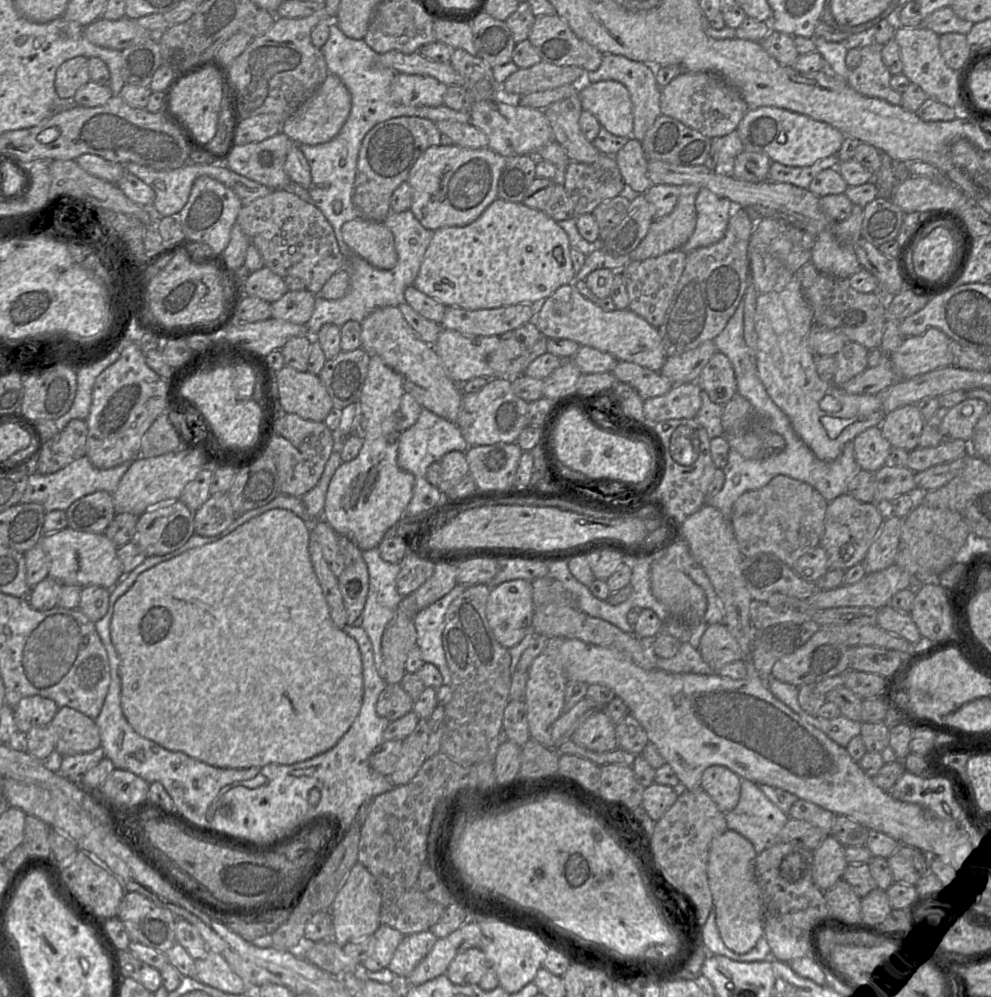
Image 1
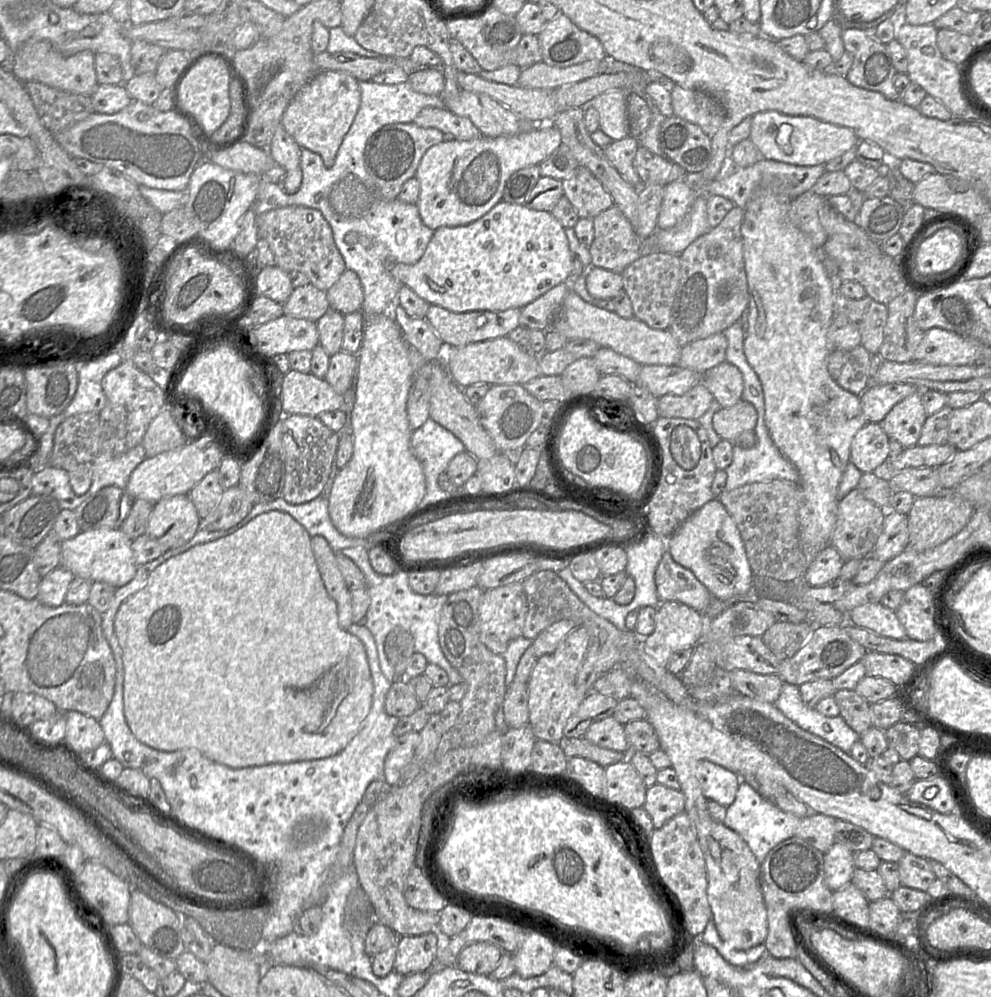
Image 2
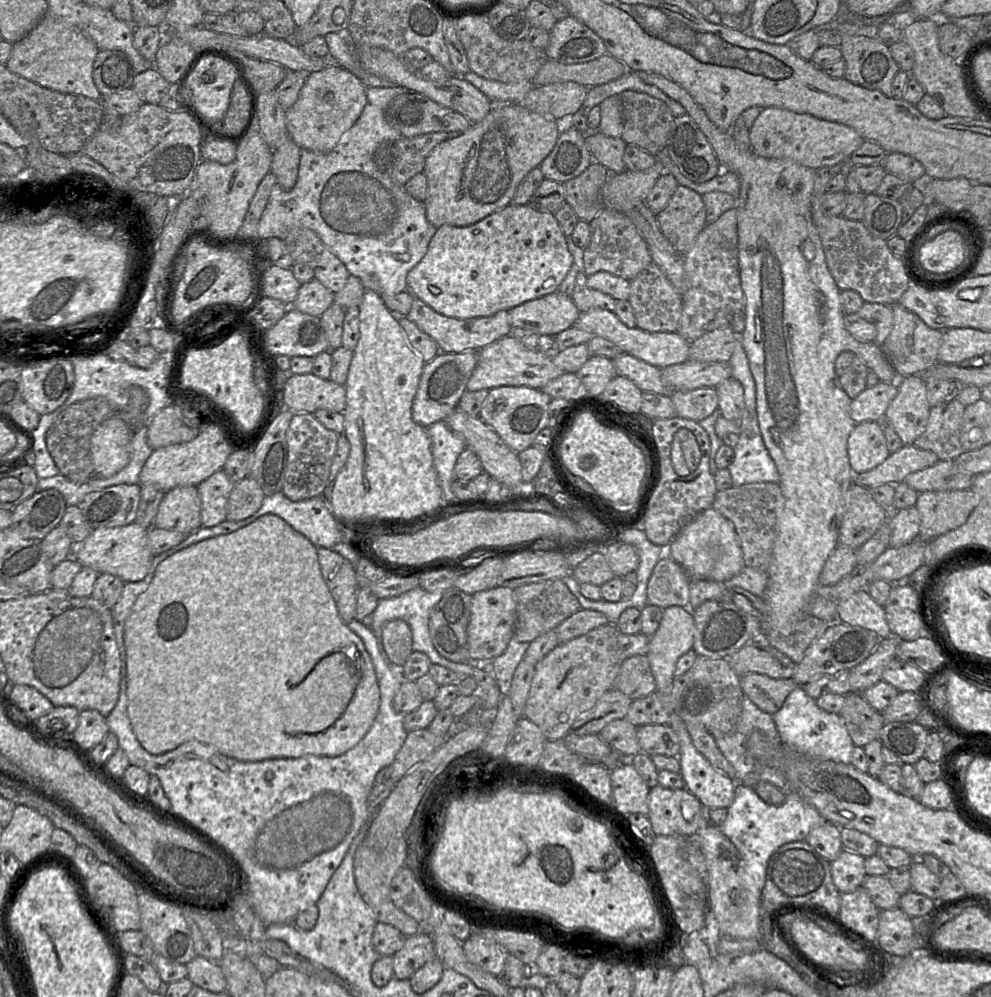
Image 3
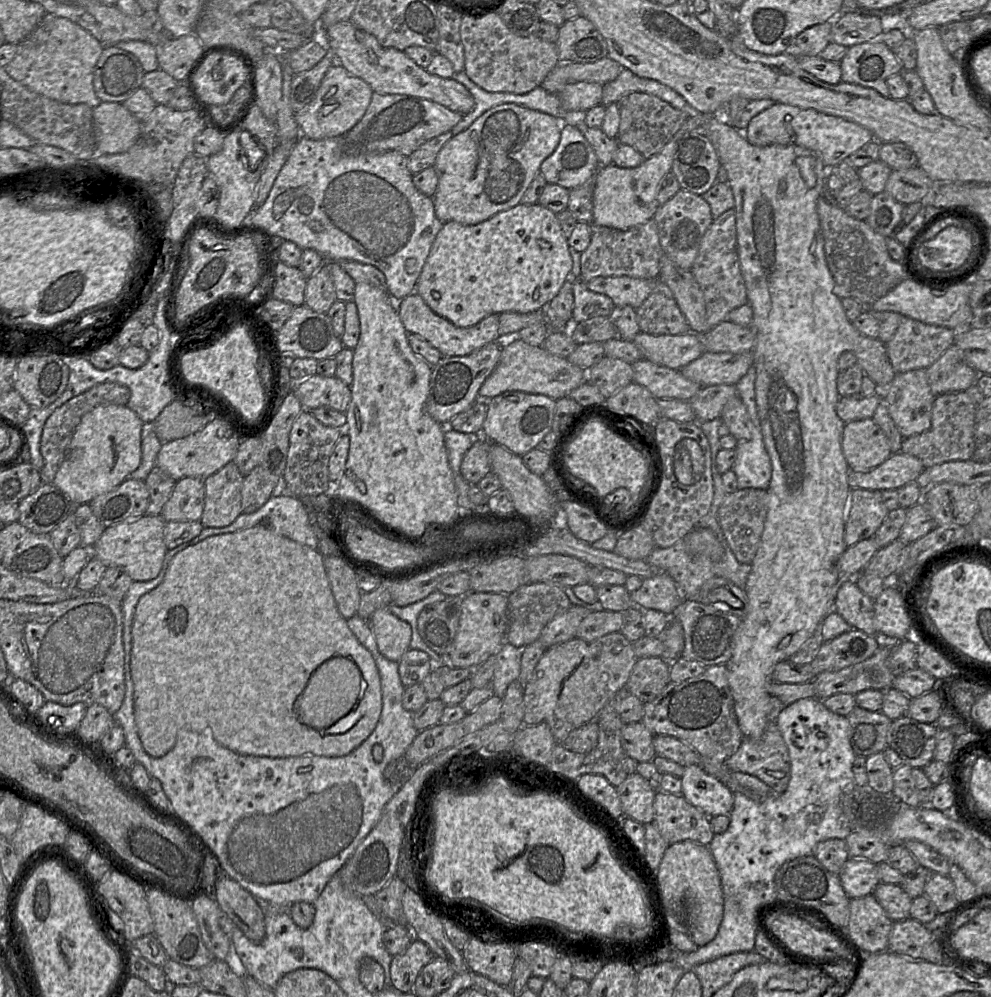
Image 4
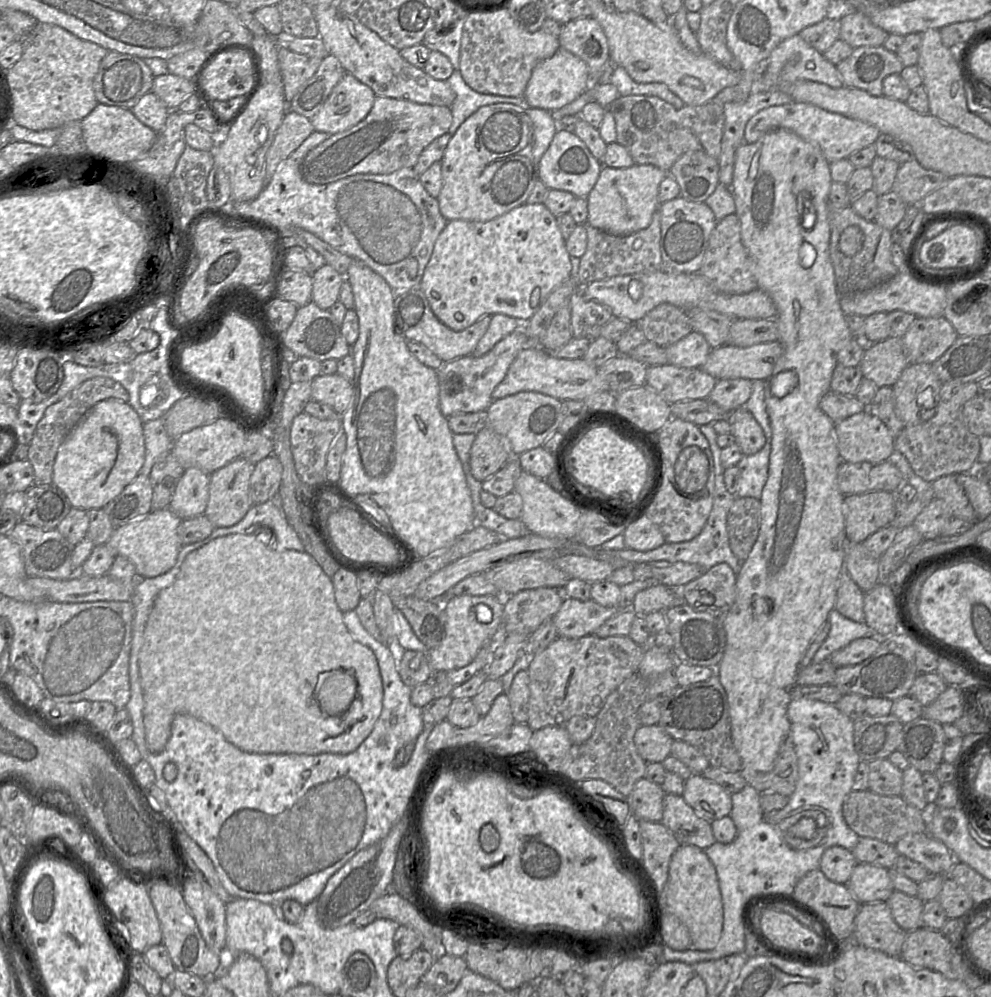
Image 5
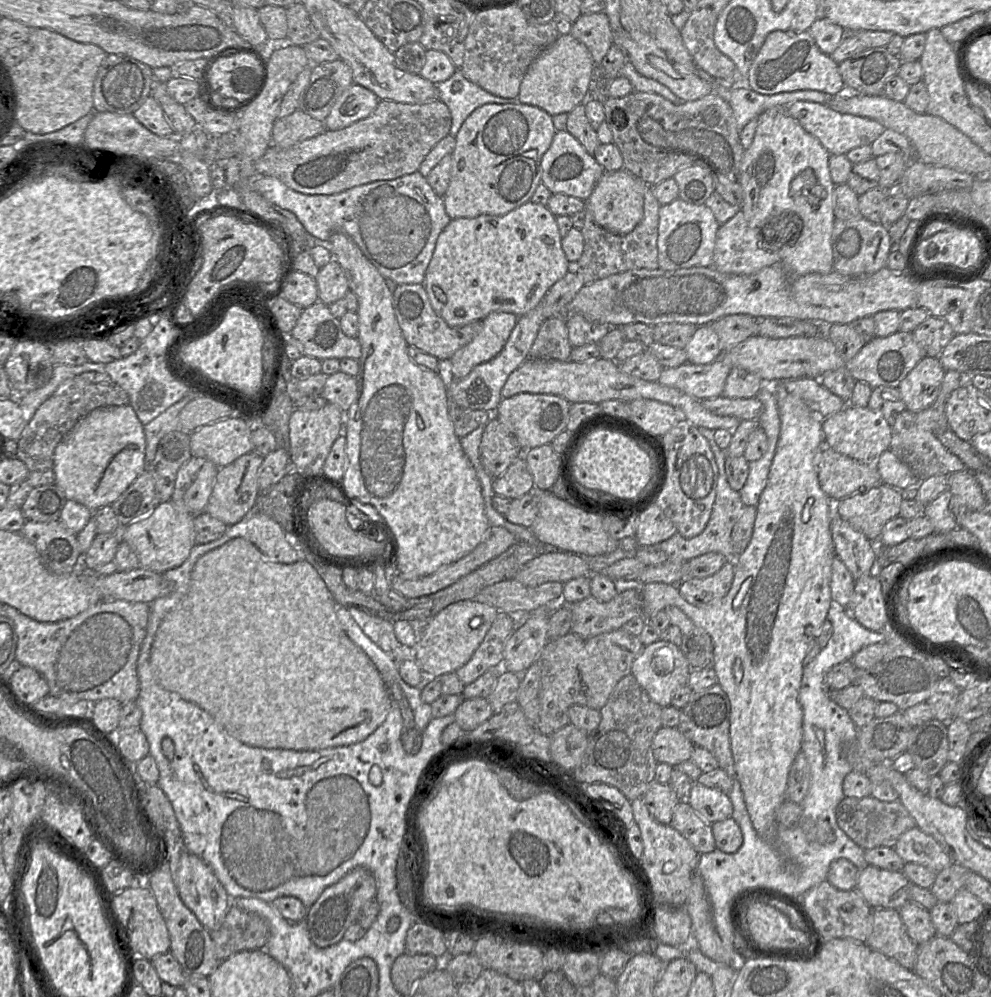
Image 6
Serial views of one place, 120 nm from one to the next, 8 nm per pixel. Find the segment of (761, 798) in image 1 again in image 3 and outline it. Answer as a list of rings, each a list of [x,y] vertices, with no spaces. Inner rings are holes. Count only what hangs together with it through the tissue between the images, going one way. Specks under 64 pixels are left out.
[[[737,783],[734,788],[734,801],[727,809],[727,818],[718,827],[736,847],[741,860],[744,862],[744,871],[754,879],[757,888],[761,891],[765,884],[766,868],[771,855],[784,844],[805,840],[813,828],[826,822],[814,807],[809,805],[798,793],[789,789],[789,786],[785,792],[785,802],[780,806],[774,806],[765,803],[756,794],[754,788]]]

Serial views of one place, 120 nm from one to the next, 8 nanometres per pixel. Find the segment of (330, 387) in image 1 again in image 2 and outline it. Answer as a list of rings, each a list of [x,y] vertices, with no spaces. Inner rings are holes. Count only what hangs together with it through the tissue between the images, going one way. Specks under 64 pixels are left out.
[[[339,351],[330,356],[329,368],[325,380],[340,395],[351,387],[353,379],[357,383],[358,355]]]

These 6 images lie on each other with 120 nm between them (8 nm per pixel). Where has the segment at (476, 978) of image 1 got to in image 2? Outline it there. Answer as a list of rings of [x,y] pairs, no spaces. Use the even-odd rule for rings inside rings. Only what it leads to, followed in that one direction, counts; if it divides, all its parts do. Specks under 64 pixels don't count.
[[[478,942],[466,946],[459,953],[456,966],[466,972],[490,975],[504,952],[495,944]]]

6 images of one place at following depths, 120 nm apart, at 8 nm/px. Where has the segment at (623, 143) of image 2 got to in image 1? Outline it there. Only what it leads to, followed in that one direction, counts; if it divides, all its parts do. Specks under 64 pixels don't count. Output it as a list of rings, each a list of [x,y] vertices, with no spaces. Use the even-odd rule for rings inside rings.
[[[629,138],[626,144],[614,156],[620,170],[627,193],[644,194],[652,185],[648,177],[648,158],[644,153],[641,142]]]

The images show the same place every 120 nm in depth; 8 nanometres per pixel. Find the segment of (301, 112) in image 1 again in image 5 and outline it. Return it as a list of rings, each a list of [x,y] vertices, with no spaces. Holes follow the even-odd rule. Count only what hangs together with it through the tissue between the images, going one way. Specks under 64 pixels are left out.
[[[345,73],[322,109],[310,119],[314,131],[333,135],[352,128],[368,115],[375,98],[369,86]]]

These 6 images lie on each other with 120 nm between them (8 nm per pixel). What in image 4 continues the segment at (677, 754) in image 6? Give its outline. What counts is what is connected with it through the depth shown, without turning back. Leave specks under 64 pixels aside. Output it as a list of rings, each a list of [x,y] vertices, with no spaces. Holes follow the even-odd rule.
[[[640,721],[629,723],[621,730],[621,744],[627,755],[637,762],[651,762],[656,756],[653,733]]]

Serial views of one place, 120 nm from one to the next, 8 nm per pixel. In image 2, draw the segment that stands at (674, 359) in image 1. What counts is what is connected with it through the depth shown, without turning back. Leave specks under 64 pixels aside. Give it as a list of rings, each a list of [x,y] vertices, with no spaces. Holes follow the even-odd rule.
[[[715,333],[690,342],[681,348],[678,365],[703,374],[726,361],[728,341],[723,333]]]

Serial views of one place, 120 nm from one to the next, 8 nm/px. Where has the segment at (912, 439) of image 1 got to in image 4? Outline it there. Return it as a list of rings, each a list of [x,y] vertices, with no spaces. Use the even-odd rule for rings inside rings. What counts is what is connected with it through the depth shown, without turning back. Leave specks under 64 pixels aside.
[[[925,369],[896,373],[890,385],[881,391],[889,414],[904,439],[931,427],[936,396],[931,391]]]

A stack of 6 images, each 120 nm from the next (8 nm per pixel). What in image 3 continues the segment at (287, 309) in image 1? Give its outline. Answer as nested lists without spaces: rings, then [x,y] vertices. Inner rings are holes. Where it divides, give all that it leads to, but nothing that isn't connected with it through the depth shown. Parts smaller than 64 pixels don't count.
[[[313,278],[301,284],[296,299],[289,307],[320,317],[334,303],[334,294],[316,278]]]

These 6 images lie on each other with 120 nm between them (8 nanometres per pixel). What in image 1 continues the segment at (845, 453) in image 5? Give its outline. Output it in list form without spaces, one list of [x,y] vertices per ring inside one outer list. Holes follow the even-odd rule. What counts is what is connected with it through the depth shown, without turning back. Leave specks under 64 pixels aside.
[[[880,426],[863,431],[853,440],[854,457],[863,470],[875,473],[889,463],[892,445],[883,436]]]

